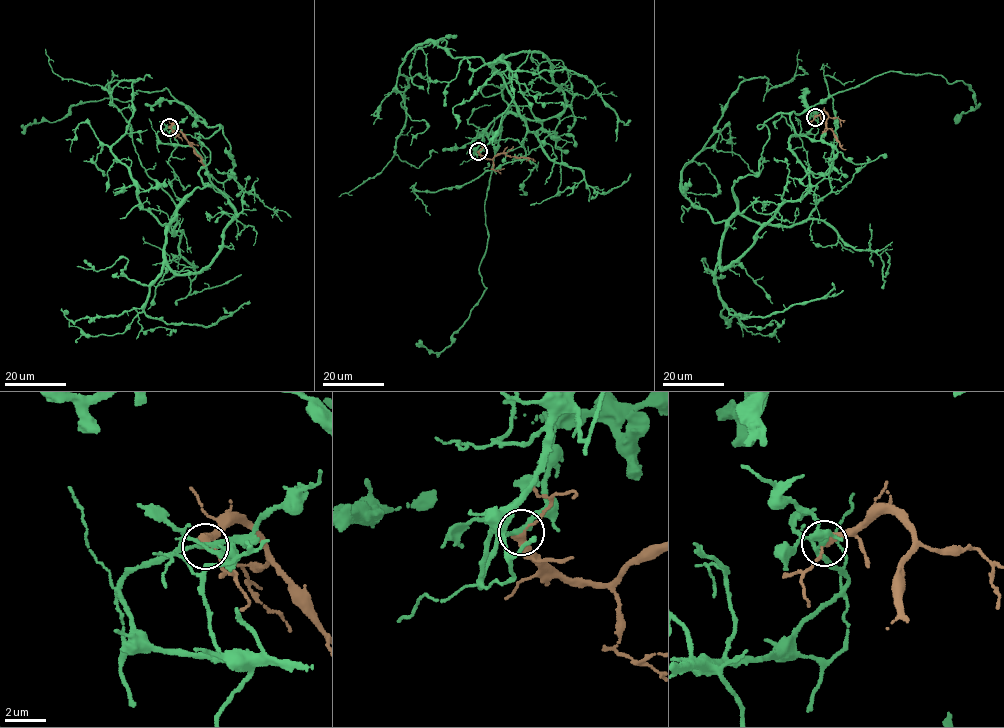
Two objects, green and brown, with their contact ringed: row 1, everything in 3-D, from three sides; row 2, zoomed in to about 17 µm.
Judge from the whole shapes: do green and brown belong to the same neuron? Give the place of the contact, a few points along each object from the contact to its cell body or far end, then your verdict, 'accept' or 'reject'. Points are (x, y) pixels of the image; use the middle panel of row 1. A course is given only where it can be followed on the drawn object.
place (478, 151); course green (478, 151), (562, 111), (545, 56), (490, 64), (486, 289), (421, 341); course brown (478, 151), (482, 156), (492, 159), (504, 153), (535, 161); reject

